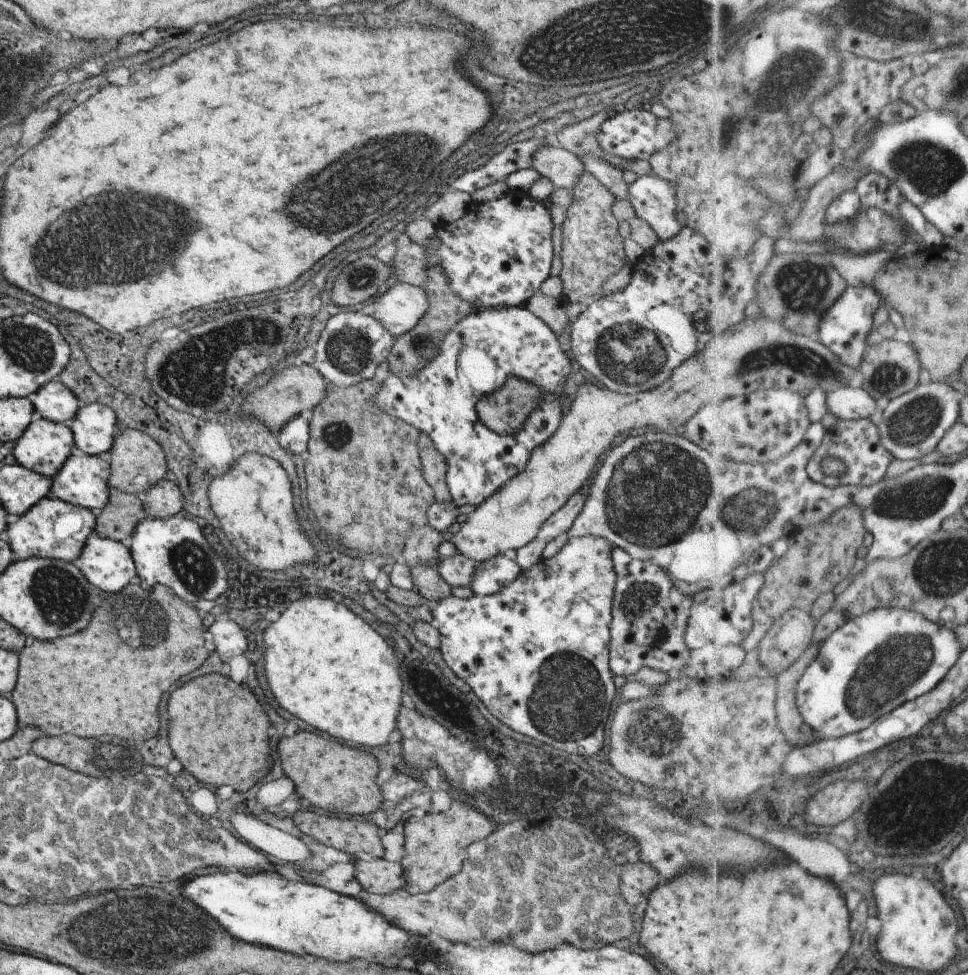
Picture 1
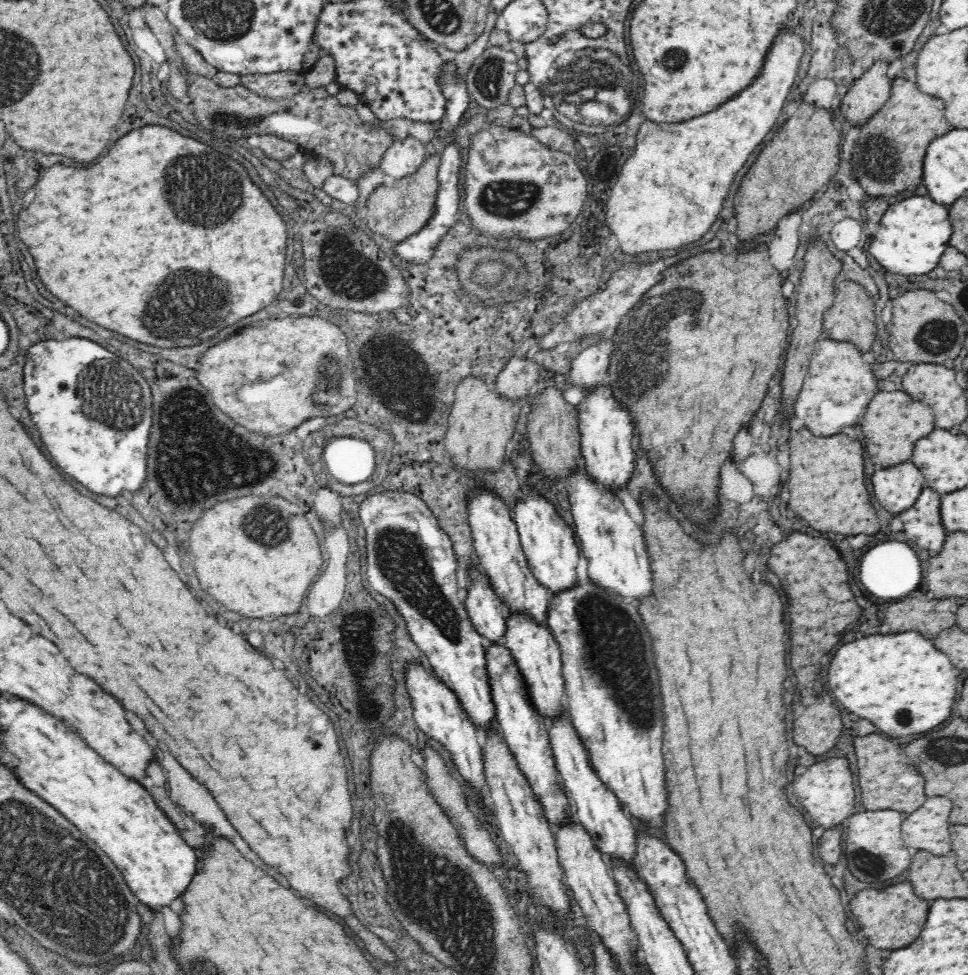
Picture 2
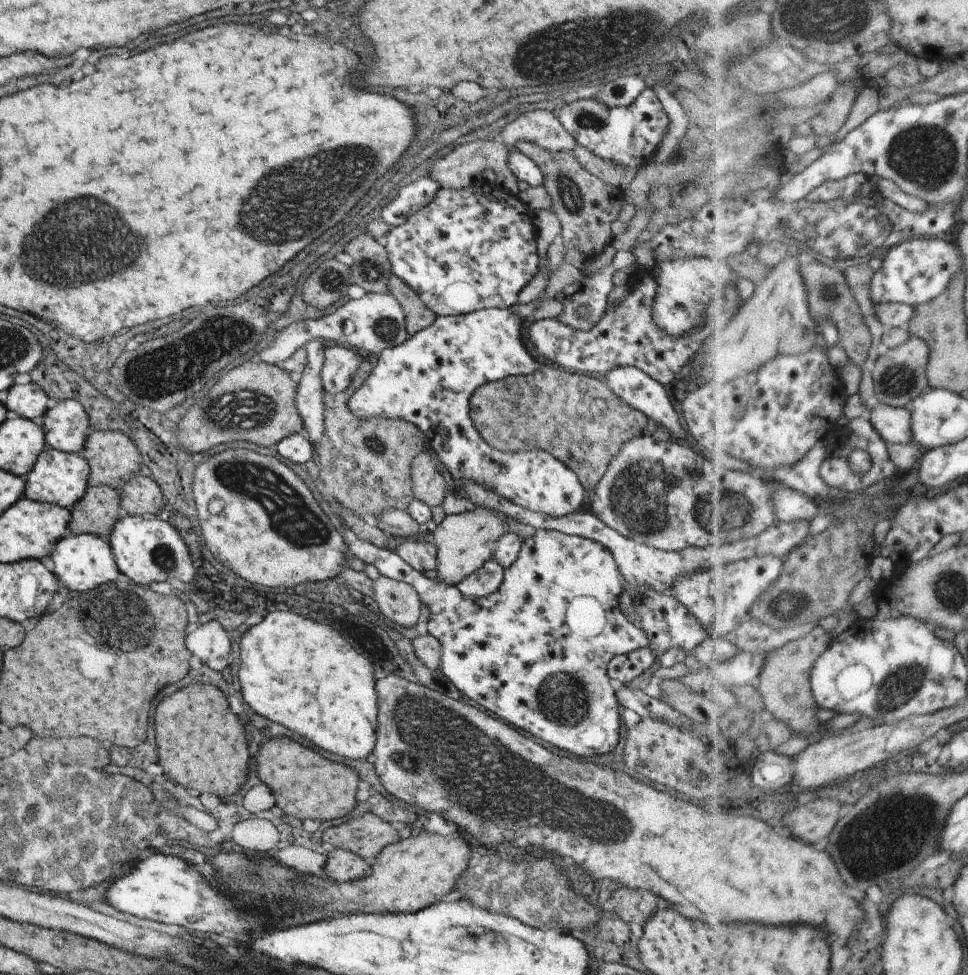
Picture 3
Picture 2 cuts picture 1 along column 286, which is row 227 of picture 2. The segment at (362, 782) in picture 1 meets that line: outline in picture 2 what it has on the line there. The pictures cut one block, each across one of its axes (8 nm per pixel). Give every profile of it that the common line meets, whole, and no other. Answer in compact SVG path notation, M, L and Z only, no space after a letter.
M803 102L778 130L778 134L767 142L760 152L756 164L744 176L736 196L734 210L738 220L738 238L742 242L752 242L758 236L774 230L780 218L802 208L814 192L818 192L830 178L838 172L838 160L843 155L840 149L841 135L834 127L833 115L816 106Z

